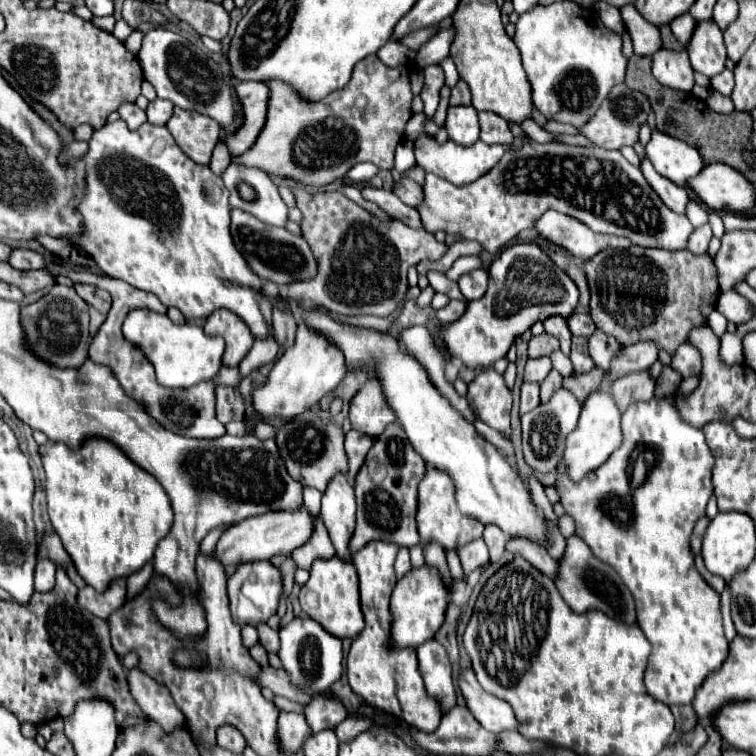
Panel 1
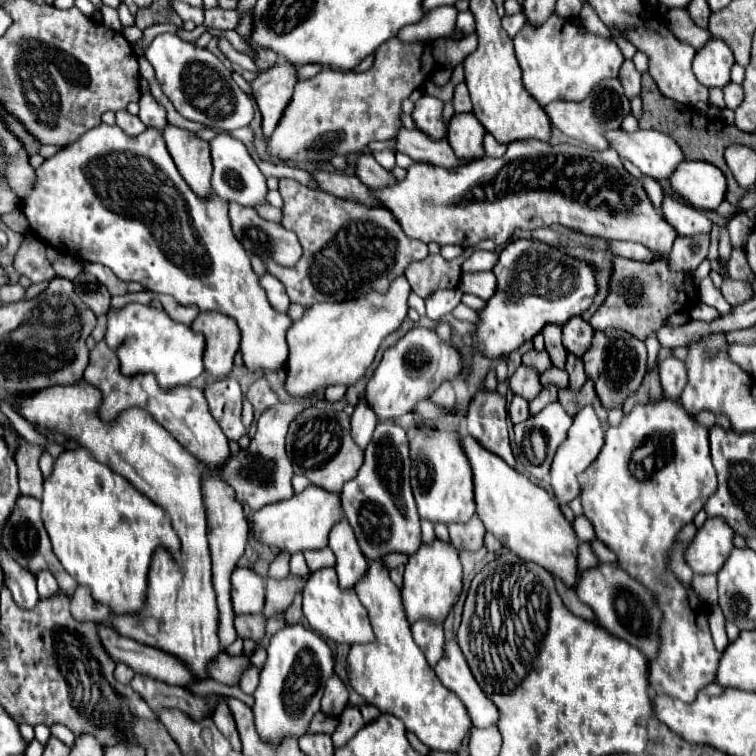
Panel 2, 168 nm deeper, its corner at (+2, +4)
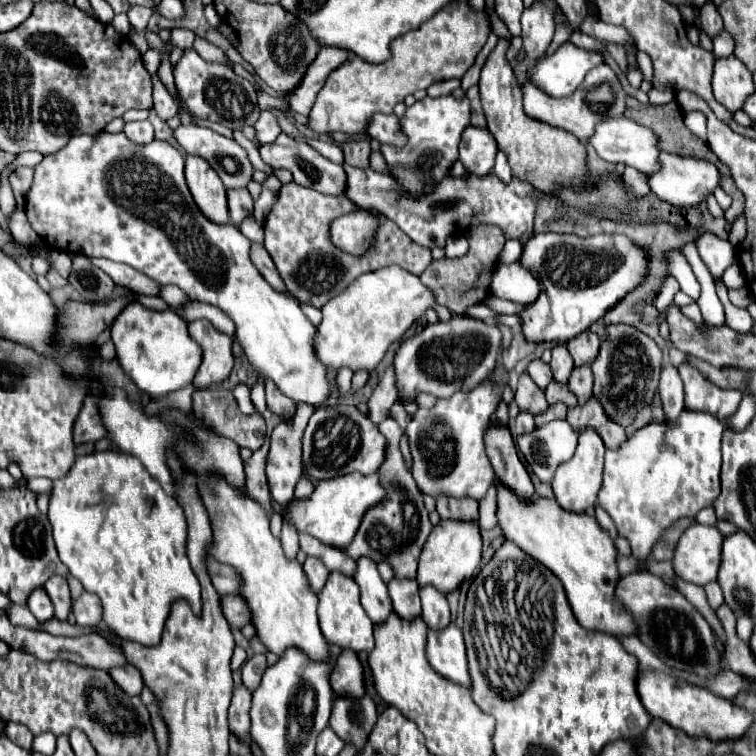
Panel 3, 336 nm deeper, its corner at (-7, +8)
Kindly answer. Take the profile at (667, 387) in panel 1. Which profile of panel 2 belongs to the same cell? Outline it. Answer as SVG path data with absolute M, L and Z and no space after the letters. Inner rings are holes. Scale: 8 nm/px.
M653 369L645 375L641 387L627 397L625 401L625 413L629 411L629 407L633 407L633 403L647 403L649 401L657 401L657 399L663 399L663 389L661 389L661 381L659 381L659 371Z

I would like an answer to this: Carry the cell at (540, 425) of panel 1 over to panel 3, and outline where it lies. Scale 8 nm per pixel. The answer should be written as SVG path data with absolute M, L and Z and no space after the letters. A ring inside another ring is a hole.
M552 421L546 427L534 429L530 435L520 435L516 439L518 451L524 455L534 475L544 483L550 483L558 465L574 455L576 443L578 433L568 421Z

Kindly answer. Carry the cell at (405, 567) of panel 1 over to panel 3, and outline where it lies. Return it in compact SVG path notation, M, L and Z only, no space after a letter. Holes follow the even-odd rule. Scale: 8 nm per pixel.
M392 579L388 583L394 613L400 619L418 619L420 617L420 597L418 597L418 583L416 579Z

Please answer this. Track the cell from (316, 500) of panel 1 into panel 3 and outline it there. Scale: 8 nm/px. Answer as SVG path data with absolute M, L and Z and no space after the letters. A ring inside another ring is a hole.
M302 477L302 479L298 481L298 485L296 485L296 491L294 491L294 499L298 499L298 501L302 501L302 499L308 499L308 497L312 495L312 491L314 491L312 483L310 483L306 477Z

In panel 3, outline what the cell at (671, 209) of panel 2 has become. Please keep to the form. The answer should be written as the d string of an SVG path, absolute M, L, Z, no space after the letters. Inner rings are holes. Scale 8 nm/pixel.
M702 233L698 237L698 253L708 267L714 281L722 279L726 267L736 263L736 249L730 241L722 241L712 233Z

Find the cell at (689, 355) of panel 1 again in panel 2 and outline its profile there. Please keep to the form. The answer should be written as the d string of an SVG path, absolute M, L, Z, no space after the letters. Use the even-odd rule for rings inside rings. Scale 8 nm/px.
M669 357L663 363L659 363L659 375L661 375L661 385L665 391L665 397L669 399L679 399L681 391L687 385L687 367L683 361Z

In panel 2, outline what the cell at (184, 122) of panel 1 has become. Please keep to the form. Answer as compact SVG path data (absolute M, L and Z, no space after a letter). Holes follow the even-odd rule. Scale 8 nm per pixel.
M167 123L163 129L167 149L181 173L181 177L201 197L211 193L211 149L209 141L203 141L189 129Z

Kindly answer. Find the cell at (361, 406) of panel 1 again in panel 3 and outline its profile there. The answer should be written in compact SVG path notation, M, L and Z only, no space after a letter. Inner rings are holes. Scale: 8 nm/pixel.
M454 315L450 321L426 325L420 335L406 339L396 351L394 367L400 397L414 401L418 393L430 393L438 399L448 399L458 391L472 391L494 371L500 353L502 333L498 325L488 325L468 315Z

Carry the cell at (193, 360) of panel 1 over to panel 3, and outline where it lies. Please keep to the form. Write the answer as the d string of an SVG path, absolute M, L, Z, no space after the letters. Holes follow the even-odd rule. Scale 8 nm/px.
M130 303L114 319L110 333L122 371L152 399L190 385L200 367L202 349L190 339L186 321L172 309L150 311L140 303Z

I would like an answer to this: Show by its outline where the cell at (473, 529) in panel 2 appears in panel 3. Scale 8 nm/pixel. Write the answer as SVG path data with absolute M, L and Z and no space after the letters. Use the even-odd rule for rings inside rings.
M438 495L436 499L436 511L442 519L464 519L464 521L476 521L478 519L478 501L470 497L450 497L450 495Z

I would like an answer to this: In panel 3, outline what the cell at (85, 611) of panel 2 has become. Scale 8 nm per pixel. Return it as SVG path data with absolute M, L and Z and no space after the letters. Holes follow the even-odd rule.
M84 591L74 601L74 619L82 627L96 627L102 621L102 605L98 603L98 595L90 595Z

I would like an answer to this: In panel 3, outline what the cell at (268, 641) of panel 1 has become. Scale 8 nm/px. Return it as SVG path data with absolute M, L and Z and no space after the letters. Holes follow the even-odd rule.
M224 595L222 597L222 613L232 627L240 629L250 623L250 611L246 609L246 605L242 603L242 599L238 595Z

